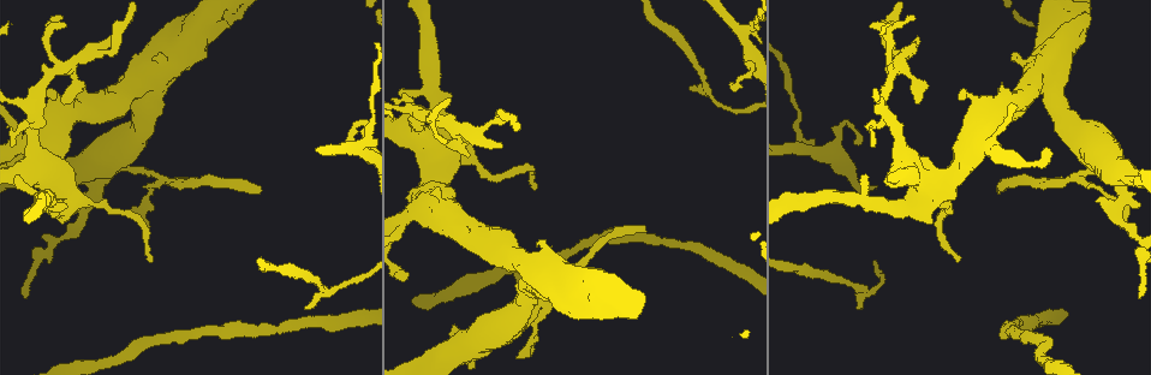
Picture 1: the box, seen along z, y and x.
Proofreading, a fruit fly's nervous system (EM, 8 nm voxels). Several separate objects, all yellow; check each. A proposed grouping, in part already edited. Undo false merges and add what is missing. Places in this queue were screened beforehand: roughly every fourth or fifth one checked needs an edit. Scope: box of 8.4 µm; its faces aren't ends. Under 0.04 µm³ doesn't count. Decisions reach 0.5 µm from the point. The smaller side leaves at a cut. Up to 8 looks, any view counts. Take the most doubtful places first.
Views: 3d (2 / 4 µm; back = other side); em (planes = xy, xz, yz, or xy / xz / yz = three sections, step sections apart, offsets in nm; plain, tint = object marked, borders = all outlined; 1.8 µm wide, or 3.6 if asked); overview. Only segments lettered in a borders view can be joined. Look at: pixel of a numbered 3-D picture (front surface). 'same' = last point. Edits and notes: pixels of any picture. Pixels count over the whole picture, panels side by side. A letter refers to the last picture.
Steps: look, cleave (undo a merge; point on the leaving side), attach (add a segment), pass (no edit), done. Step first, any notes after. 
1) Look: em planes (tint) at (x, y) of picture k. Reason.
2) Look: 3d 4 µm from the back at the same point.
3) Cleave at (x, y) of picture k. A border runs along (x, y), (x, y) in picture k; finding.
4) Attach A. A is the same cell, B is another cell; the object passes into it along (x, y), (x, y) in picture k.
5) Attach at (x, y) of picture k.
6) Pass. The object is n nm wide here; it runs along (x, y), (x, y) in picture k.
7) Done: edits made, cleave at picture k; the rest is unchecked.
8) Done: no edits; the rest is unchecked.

Look: em 3.6 µm planes (borders) at (63, 188) of picture 1. A narrow waist.

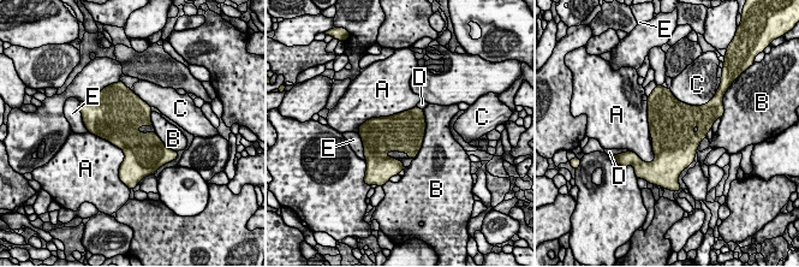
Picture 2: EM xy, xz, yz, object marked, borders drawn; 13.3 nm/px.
Pass. The object is 550 nm wide here; A, B, C, D and E are other cells; a border runs along (416, 106), (371, 117), (359, 126) in picture 2; continuous, no second cell.

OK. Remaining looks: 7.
Look: em xy step 16 (tint) at (359, 145) of picture 1. Two arms in line, one across.

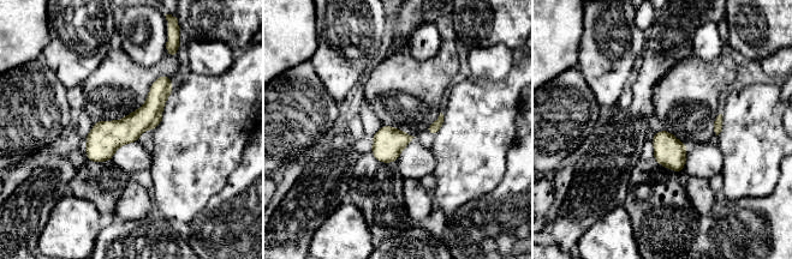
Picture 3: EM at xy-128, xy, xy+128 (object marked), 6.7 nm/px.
Look: em xy step 16 (borders) at the same point. What lies round it.

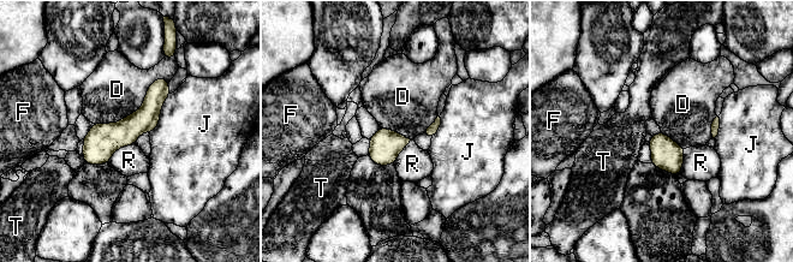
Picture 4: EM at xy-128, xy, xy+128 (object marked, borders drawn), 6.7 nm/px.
Pass. D, F, J, R and T are other cells; one cell here.

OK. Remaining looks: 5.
Look: em 3.6 µm planes (borders) at (1013, 61) of picture 1. An open end.

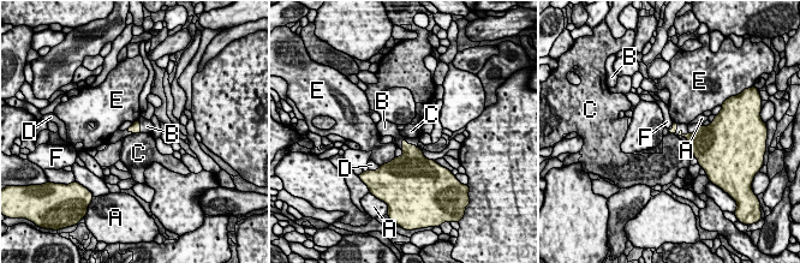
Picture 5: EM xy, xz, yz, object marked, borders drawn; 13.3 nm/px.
Attach B. The longest contact is with B, 260 nm; B is the same cell, A, C, D, E and F are other cells; the object passes into it along (697, 141), (679, 136), (684, 127) in picture 5; it goes on there.

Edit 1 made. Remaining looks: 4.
Done: edits made, attach at picture 5; the rest is unchecked.

